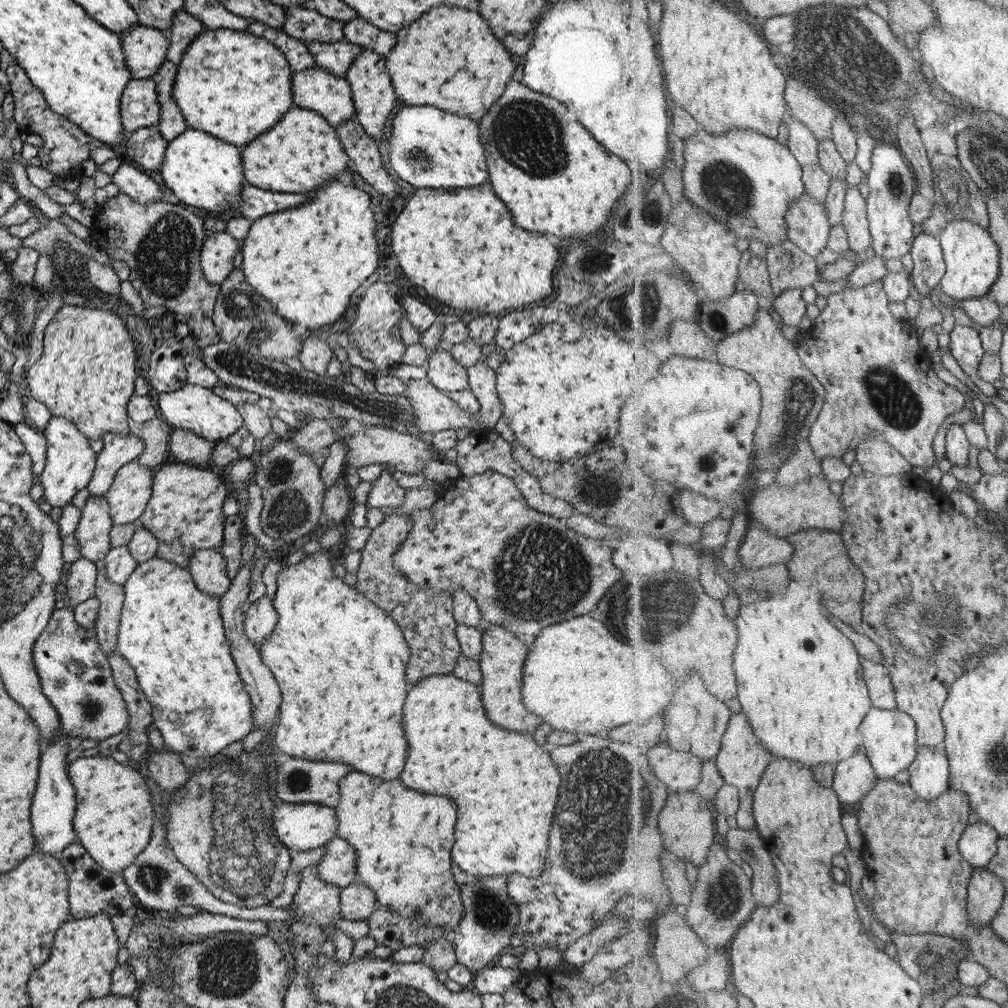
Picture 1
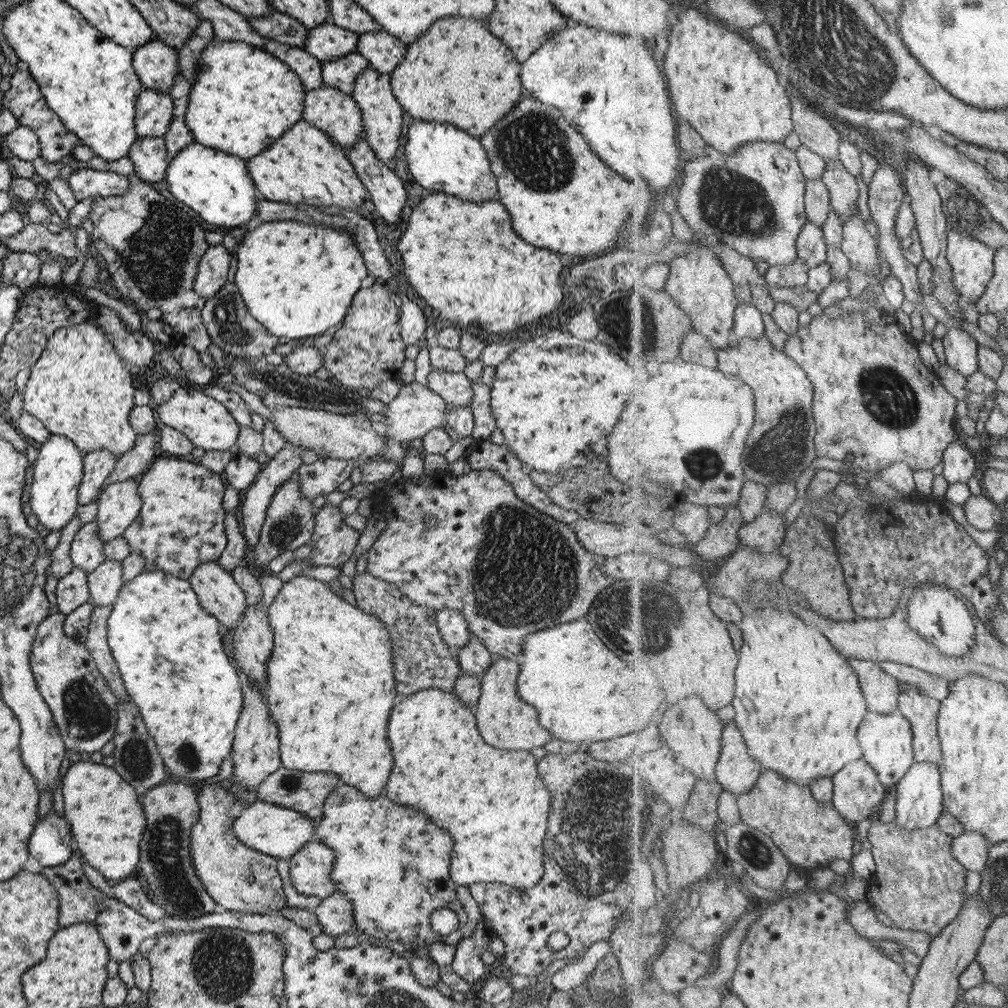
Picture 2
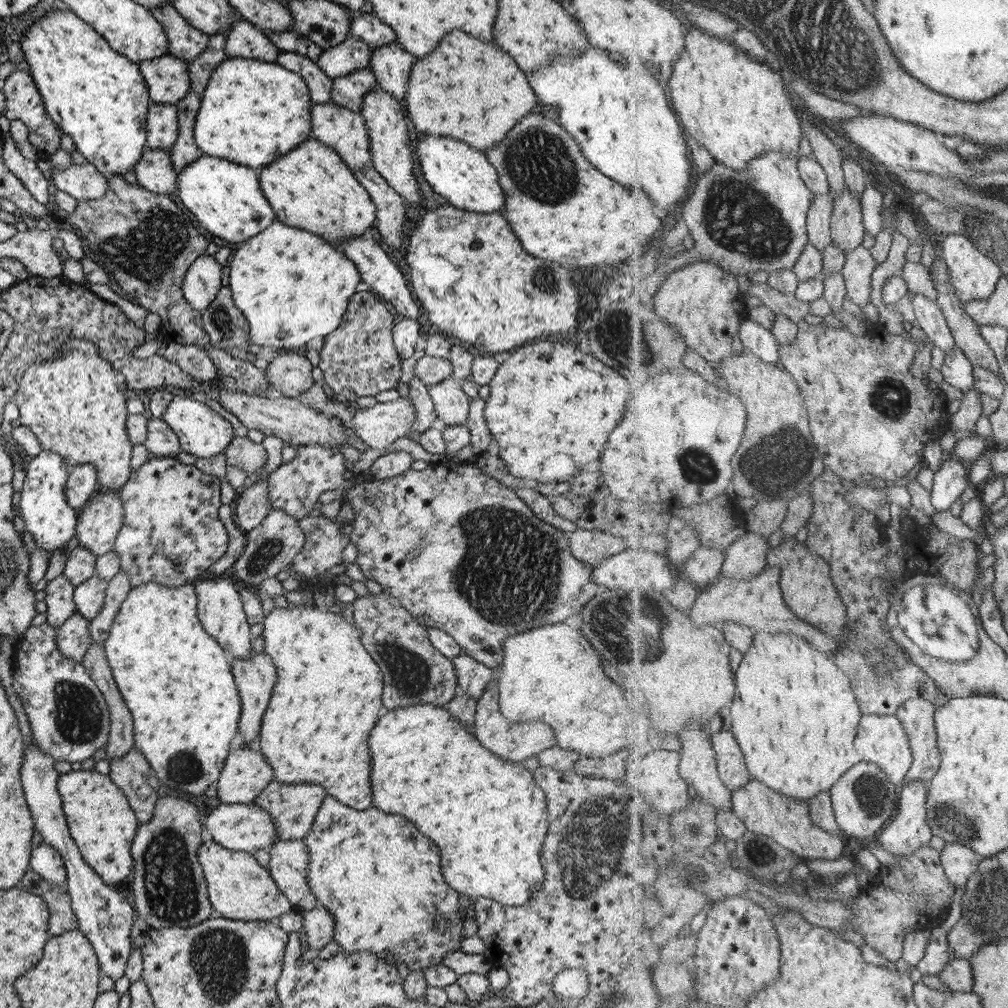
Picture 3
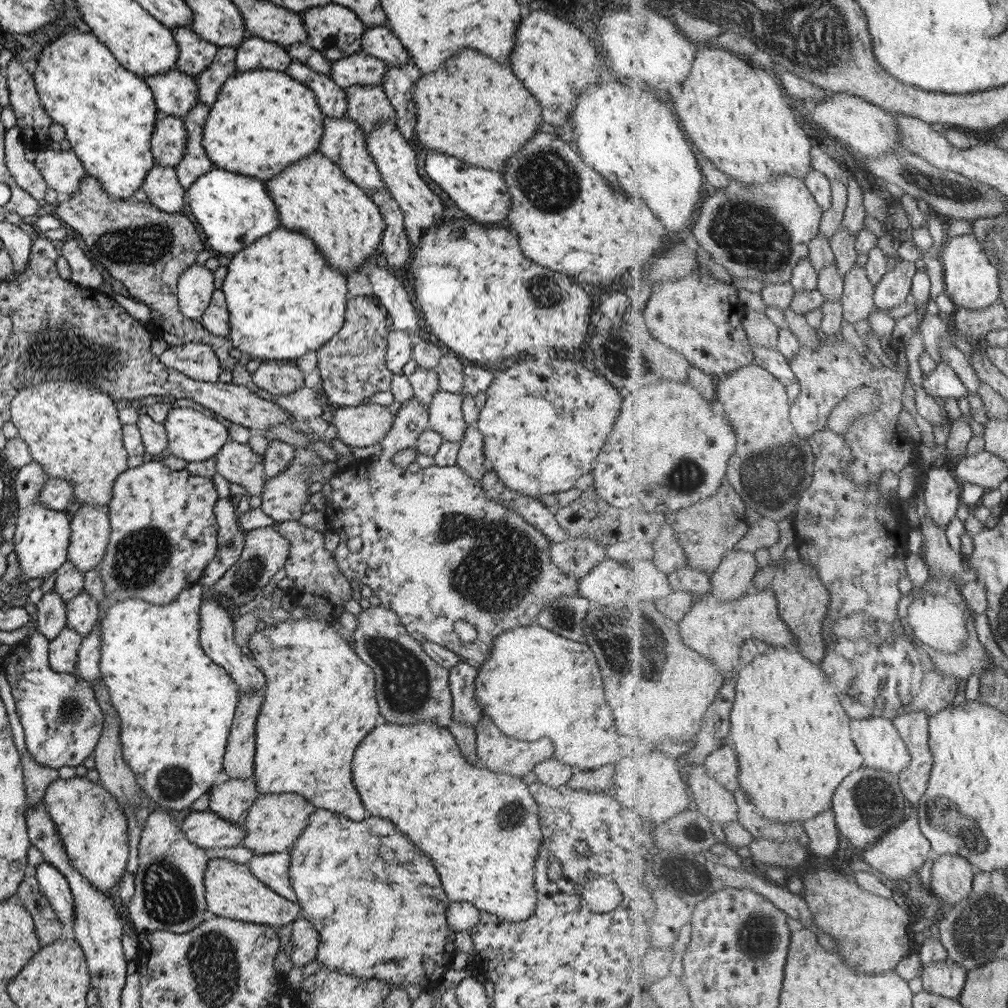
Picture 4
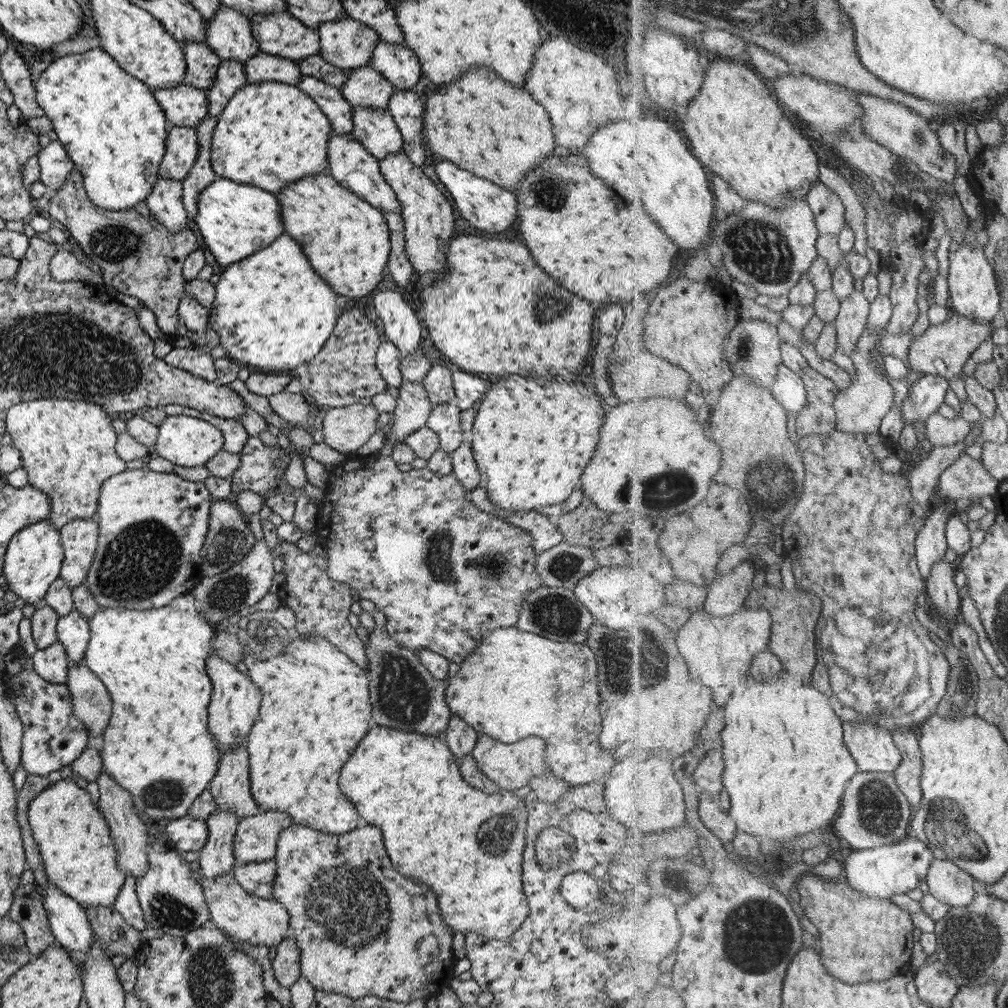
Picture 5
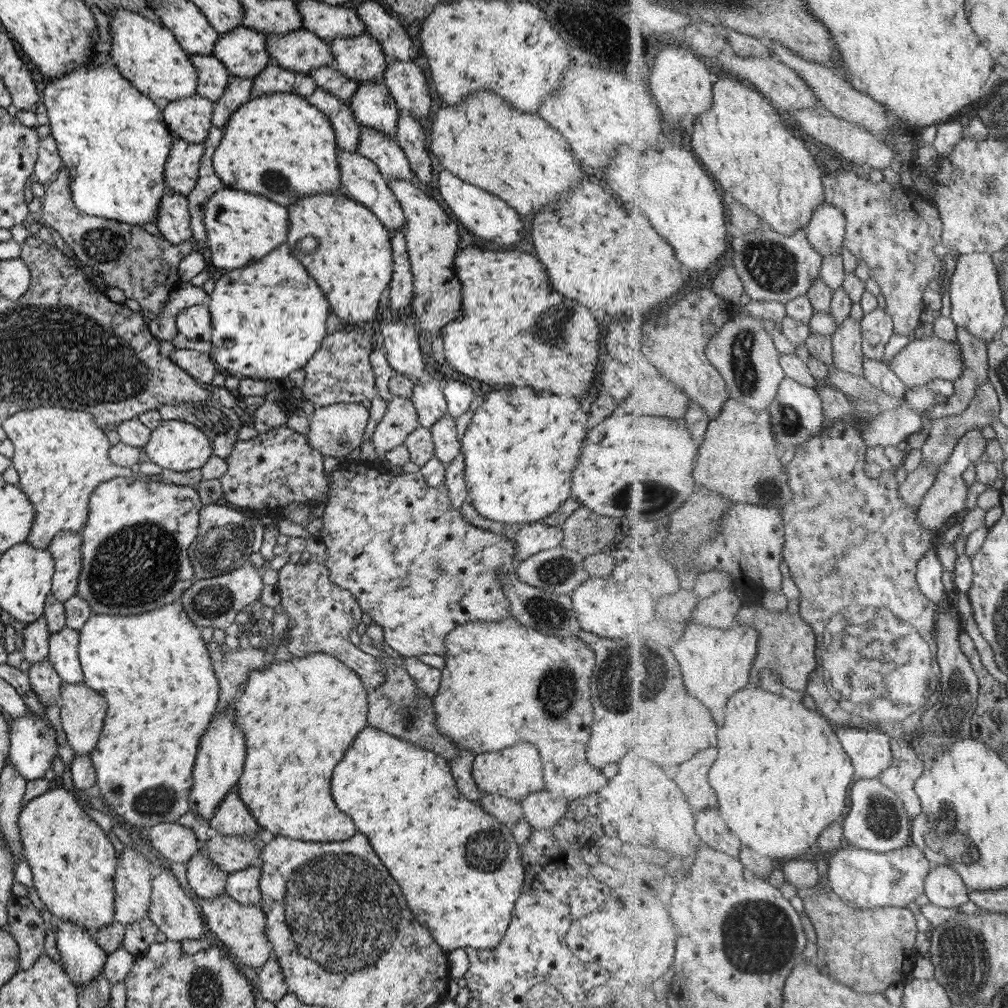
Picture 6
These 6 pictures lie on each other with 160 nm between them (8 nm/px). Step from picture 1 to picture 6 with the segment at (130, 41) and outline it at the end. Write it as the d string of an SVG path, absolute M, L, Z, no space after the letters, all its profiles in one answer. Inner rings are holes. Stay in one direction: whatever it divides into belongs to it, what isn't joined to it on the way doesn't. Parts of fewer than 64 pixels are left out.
M197 93L168 102L160 109L167 130L173 138L190 143L206 139L211 124L212 102Z

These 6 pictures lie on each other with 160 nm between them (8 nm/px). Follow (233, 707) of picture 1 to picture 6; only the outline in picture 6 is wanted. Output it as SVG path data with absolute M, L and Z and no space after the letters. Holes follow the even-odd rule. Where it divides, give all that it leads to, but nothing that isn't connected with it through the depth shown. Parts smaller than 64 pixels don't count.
M178 600L136 615L90 614L82 628L78 630L77 654L82 670L82 681L93 691L99 692L105 698L107 708L109 708L105 712L105 720L103 720L99 738L88 753L96 776L93 791L95 794L102 796L103 802L109 806L111 813L115 811L115 814L120 816L119 818L121 818L121 821L123 820L124 826L147 828L159 823L175 823L179 816L189 809L188 796L192 787L192 768L197 742L199 742L199 736L203 734L203 730L211 720L211 714L213 714L215 706L218 706L217 698L219 694L219 685L206 650L206 644L203 643L199 630L200 628L188 619L188 614L183 610L182 604Z

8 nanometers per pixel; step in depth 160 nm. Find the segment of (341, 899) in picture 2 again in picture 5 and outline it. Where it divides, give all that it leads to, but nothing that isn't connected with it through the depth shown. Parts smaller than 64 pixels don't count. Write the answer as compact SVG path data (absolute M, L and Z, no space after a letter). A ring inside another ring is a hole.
M287 934L276 946L276 953L271 963L275 980L284 987L289 987L300 977L300 950L295 940Z

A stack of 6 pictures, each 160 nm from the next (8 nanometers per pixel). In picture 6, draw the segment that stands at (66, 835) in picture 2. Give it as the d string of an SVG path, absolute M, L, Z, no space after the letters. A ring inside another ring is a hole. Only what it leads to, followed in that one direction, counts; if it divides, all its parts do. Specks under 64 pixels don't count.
M71 922L56 923L56 948L61 956L58 963L75 988L91 985L89 980L103 970L107 954L83 928Z

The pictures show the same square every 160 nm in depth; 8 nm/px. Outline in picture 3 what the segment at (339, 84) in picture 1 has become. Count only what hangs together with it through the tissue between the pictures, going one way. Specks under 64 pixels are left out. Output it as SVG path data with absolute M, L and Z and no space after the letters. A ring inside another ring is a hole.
M332 101L310 104L311 136L326 147L332 148L351 172L372 164L366 126L360 113L351 112Z

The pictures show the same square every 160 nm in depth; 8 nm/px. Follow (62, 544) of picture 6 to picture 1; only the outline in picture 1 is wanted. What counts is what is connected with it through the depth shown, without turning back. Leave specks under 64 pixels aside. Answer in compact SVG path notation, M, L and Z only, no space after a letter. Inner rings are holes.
M138 458L126 462L115 473L110 487L104 492L105 500L108 502L109 517L113 525L136 523L141 517L143 510L150 497L152 487L152 476L155 469L144 467L139 464Z

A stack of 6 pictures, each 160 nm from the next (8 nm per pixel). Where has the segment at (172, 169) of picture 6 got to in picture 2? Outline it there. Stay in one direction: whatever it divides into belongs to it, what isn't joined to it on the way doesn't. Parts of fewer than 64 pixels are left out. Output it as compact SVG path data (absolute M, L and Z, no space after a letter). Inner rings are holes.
M145 89L134 100L134 131L137 137L162 137L172 117L167 93Z

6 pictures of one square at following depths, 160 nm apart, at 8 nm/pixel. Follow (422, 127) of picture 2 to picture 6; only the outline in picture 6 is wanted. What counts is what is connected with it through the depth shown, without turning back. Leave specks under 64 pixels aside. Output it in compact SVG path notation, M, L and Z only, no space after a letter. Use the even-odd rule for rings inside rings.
M440 169L434 194L440 202L447 204L447 208L453 212L457 220L475 236L495 242L499 246L513 246L521 240L523 226L516 210L483 189L458 180L448 170Z

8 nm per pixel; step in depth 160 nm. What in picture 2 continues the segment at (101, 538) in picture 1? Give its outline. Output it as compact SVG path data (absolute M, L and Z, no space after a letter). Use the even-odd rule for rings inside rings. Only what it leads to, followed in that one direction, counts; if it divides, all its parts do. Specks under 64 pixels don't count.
M95 520L80 525L70 542L70 559L73 566L86 574L91 573L105 559L103 545Z

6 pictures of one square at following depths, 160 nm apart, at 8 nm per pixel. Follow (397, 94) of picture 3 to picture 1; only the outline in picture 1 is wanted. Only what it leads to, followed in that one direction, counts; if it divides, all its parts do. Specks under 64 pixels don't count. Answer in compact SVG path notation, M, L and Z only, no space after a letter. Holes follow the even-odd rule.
M354 18L343 23L343 38L351 44L375 51L383 58L391 50L391 47L395 46L393 33L383 32L365 19Z

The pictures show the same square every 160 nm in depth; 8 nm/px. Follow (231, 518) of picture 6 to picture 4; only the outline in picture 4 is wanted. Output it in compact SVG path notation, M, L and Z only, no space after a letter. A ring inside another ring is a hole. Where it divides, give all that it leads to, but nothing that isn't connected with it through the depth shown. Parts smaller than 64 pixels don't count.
M232 498L217 499L213 507L218 543L216 554L209 564L202 570L201 576L196 580L199 585L209 586L238 560L238 556L244 545L243 531L238 525L238 518L233 508Z

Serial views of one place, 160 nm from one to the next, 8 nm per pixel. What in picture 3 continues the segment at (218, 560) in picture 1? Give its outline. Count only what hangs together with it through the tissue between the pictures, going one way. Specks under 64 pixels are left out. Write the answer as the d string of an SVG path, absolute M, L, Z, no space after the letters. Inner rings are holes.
M199 575L192 580L196 594L196 615L208 635L217 641L229 659L247 660L251 656L249 626L236 586L223 577Z

